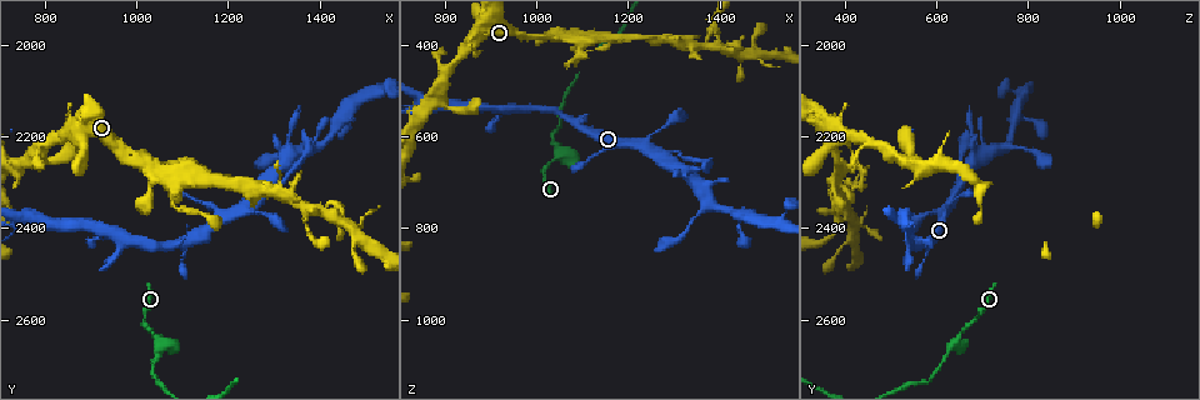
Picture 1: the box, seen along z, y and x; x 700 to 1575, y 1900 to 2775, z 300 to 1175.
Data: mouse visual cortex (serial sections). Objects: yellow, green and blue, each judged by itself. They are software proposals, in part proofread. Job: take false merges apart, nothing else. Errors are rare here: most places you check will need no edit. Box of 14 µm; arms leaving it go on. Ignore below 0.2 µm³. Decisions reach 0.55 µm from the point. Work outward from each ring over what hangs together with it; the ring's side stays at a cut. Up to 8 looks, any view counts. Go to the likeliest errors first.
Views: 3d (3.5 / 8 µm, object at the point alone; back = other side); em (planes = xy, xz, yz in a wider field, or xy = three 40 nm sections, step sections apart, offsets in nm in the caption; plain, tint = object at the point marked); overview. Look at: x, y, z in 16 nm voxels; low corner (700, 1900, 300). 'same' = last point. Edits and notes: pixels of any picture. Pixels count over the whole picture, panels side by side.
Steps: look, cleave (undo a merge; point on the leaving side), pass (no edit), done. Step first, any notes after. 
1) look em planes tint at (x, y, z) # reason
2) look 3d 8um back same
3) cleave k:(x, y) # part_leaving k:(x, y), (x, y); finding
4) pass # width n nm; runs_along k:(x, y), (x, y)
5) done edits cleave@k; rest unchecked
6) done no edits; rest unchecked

look 3d 3.5um at (1050, 2650, 635) # thick turns thin

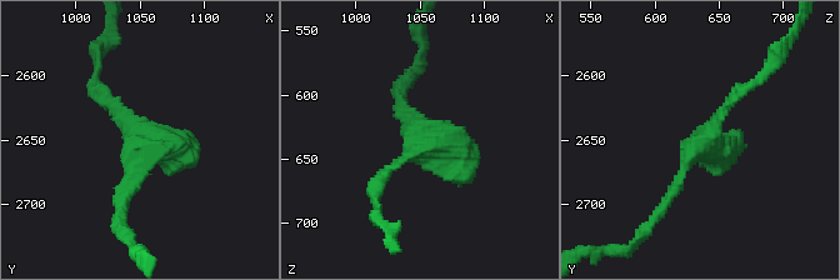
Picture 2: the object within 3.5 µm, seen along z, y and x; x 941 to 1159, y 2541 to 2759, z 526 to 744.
pass # runs_along 2:(96, 84), (139, 138), (193, 138); all the same cell

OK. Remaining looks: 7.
look 3d 3.5um at (1370, 2355, 400) # a narrow waist

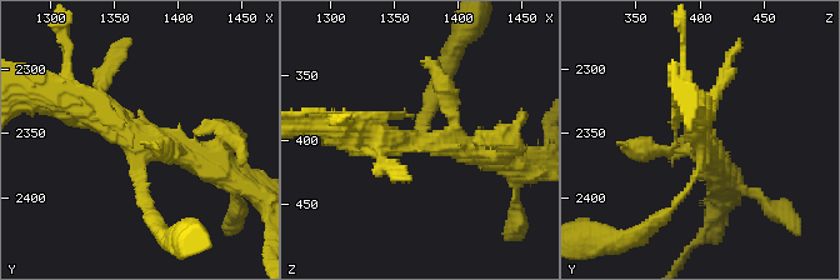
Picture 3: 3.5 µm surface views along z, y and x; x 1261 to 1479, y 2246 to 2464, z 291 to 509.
look em planes tint at (1366, 2354, 400) # need the tissue

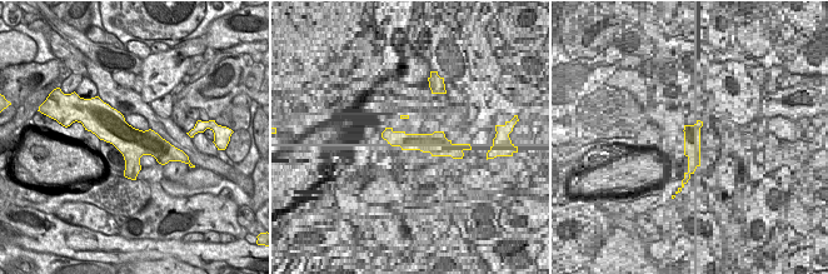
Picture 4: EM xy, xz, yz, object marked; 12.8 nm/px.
pass # runs_along 3:(64, 100), (209, 165); all the same cell

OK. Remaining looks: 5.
look 3d 8um at (750, 2380, 530) # small branch off a trunk

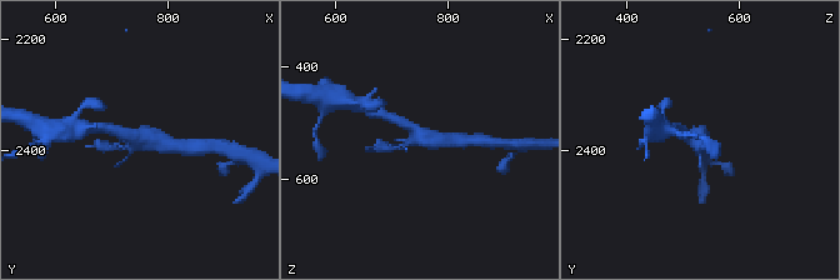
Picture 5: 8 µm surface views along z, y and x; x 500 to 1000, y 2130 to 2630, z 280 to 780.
look em xy step 3 tint at (755, 2375, 530) # arms 4; arm_widths 100, 150, 300, 350 nm; now the EM

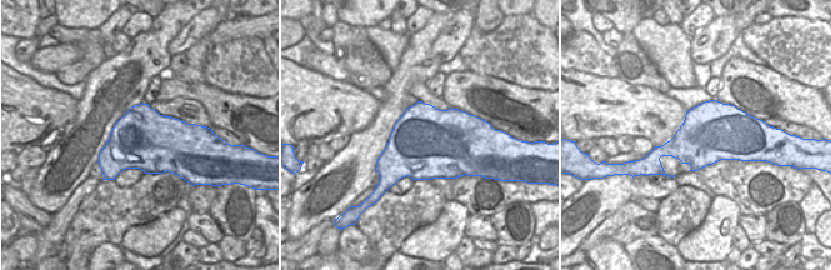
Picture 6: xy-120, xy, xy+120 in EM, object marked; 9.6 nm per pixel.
pass # runs_along 5:(458, 139), (423, 139), (394, 119); all the same cell

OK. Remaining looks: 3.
done no edits; rest unchecked

